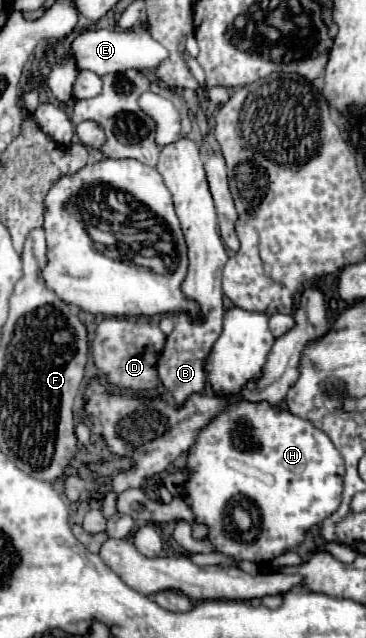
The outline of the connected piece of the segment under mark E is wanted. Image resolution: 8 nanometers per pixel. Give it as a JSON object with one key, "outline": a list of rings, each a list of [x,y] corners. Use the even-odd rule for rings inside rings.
{"outline":[[[144,24],[134,28],[134,30],[100,30],[100,28],[90,28],[80,34],[76,34],[68,54],[68,58],[74,58],[76,68],[82,70],[92,70],[98,76],[110,74],[110,72],[120,72],[120,70],[154,70],[162,60],[168,58],[168,50],[160,46],[152,36],[146,32]]]}

